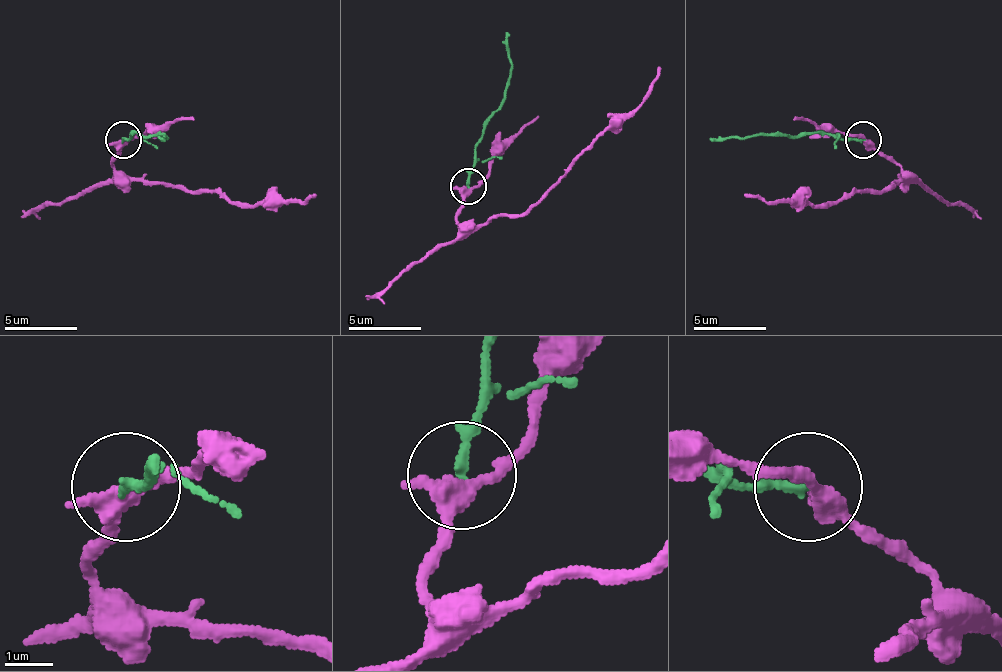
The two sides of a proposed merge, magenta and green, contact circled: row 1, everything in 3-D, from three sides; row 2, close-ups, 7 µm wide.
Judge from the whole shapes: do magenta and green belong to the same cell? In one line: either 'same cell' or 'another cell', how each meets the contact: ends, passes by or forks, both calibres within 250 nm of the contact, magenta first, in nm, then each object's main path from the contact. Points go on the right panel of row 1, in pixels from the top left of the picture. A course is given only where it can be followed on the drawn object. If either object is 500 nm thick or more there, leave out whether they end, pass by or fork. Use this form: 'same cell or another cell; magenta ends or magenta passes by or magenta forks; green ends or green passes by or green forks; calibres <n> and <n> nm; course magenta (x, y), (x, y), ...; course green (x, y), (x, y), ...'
another cell; magenta passes by; green ends; calibres 380 and 200 nm; course magenta (864, 139), (900, 168), (900, 182), (853, 189), (824, 204), (766, 200), (745, 193); course green (864, 139), (799, 131), (745, 139), (709, 139)

